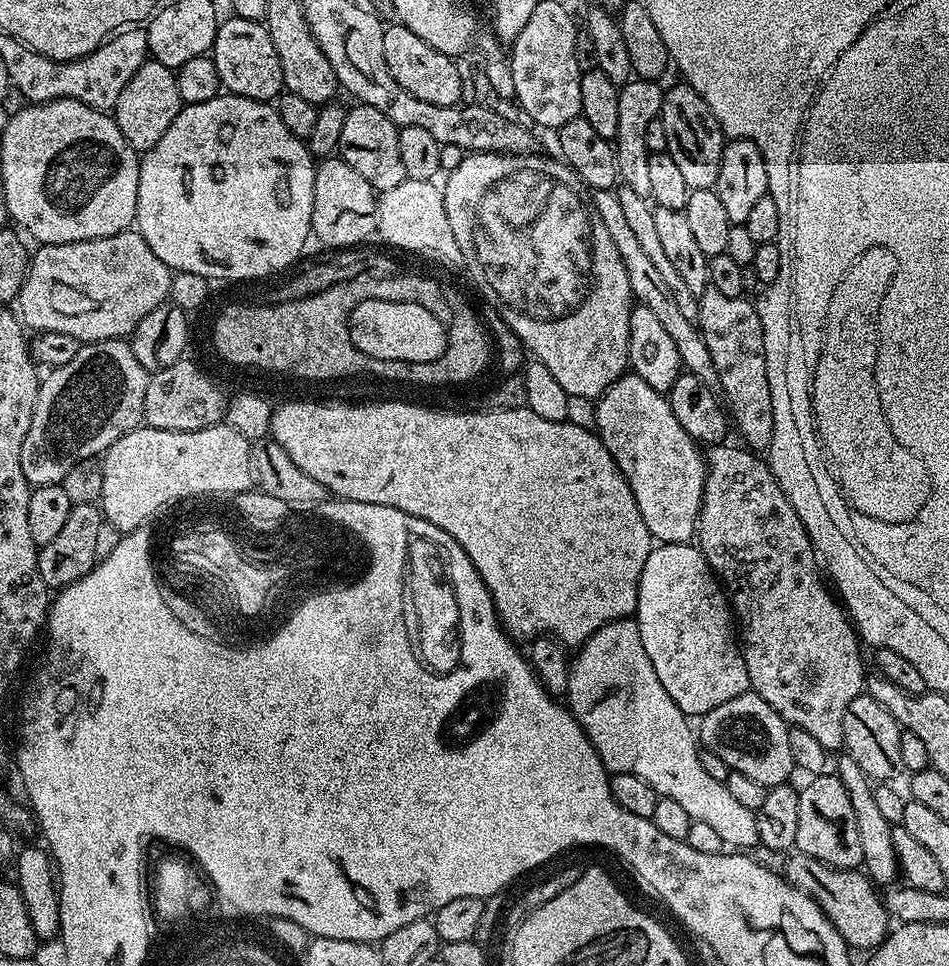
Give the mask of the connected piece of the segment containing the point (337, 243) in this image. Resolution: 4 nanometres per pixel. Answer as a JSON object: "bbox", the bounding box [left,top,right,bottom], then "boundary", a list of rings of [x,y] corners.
{"bbox":[312,155,376,250],"boundary":[[[339,155],[321,159],[314,178],[314,206],[312,207],[312,236],[328,250],[348,250],[360,246],[368,235],[376,232],[376,189],[353,170]]]}

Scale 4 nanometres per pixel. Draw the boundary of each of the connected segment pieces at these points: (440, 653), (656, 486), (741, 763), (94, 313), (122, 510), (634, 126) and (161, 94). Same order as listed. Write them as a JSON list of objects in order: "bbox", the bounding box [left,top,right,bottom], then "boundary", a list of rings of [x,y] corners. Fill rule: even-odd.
[{"bbox":[406,538,462,674],"boundary":[[[416,538],[408,545],[406,580],[410,585],[410,608],[416,611],[416,628],[420,631],[418,656],[427,667],[439,674],[461,667],[462,605],[455,587],[448,585],[449,577],[436,547],[426,538]],[[444,572],[445,576],[444,577]],[[412,588],[412,596],[411,596]]]},{"bbox":[596,374,708,544],"boundary":[[[631,374],[619,376],[596,400],[596,427],[600,441],[610,450],[620,473],[626,478],[638,502],[642,522],[650,530],[653,541],[660,544],[687,544],[695,537],[700,523],[700,507],[704,497],[704,483],[708,477],[708,465],[701,445],[682,428],[674,416],[665,393],[656,392],[642,378]]]},{"bbox":[698,690,794,789],"boundary":[[[751,690],[738,694],[738,698],[730,698],[730,702],[722,702],[722,706],[714,706],[698,720],[698,744],[708,756],[716,756],[726,762],[729,772],[746,774],[746,778],[754,778],[754,782],[762,782],[768,789],[785,783],[788,775],[794,772],[792,755],[790,754],[789,725],[785,724],[779,714],[757,692]]]},{"bbox":[18,230,173,342],"boundary":[[[136,230],[73,244],[41,244],[28,261],[28,273],[18,297],[18,315],[29,329],[36,328],[32,330],[37,333],[61,332],[81,342],[124,338],[150,310],[169,299],[172,277],[173,273]]]},{"bbox":[102,422,254,534],"boundary":[[[227,422],[193,432],[135,428],[103,453],[102,515],[107,523],[127,534],[142,526],[158,504],[204,492],[204,488],[241,488],[247,492],[254,484],[252,454],[250,441]]]},{"bbox":[614,78,664,196],"boundary":[[[633,78],[627,84],[619,85],[618,94],[618,134],[614,141],[617,175],[638,196],[648,196],[650,177],[647,163],[650,158],[648,131],[657,123],[662,110],[664,88],[657,81]]]},{"bbox":[114,58,181,154],"boundary":[[[149,58],[142,66],[138,66],[134,78],[126,82],[114,109],[114,119],[118,130],[122,130],[122,138],[126,138],[128,145],[137,154],[143,154],[156,145],[166,130],[170,130],[170,122],[178,118],[181,107],[175,71],[162,66],[162,62]]]}]

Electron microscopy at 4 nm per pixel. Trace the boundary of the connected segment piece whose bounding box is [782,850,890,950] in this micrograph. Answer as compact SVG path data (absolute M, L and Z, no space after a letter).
M793 851L787 857L782 875L788 883L805 892L811 900L830 918L830 922L842 934L849 949L880 947L890 931L890 917L884 908L881 893L863 871L828 867L814 857L800 851Z

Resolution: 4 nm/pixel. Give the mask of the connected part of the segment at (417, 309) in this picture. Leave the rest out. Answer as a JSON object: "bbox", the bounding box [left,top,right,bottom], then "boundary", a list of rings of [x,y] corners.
{"bbox":[349,300,448,364],"boundary":[[[364,300],[349,316],[349,334],[370,359],[401,360],[407,364],[434,362],[446,350],[448,330],[430,308],[401,300]]]}

